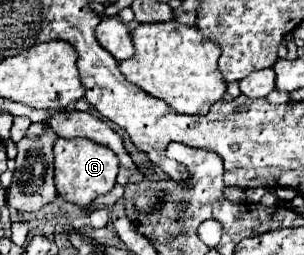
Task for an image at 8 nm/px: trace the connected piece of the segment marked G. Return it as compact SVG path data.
M59 137L55 141L55 185L65 201L87 207L93 199L113 189L117 171L119 171L119 159L109 147L97 145L91 139L83 139L83 137L75 137L75 139Z

